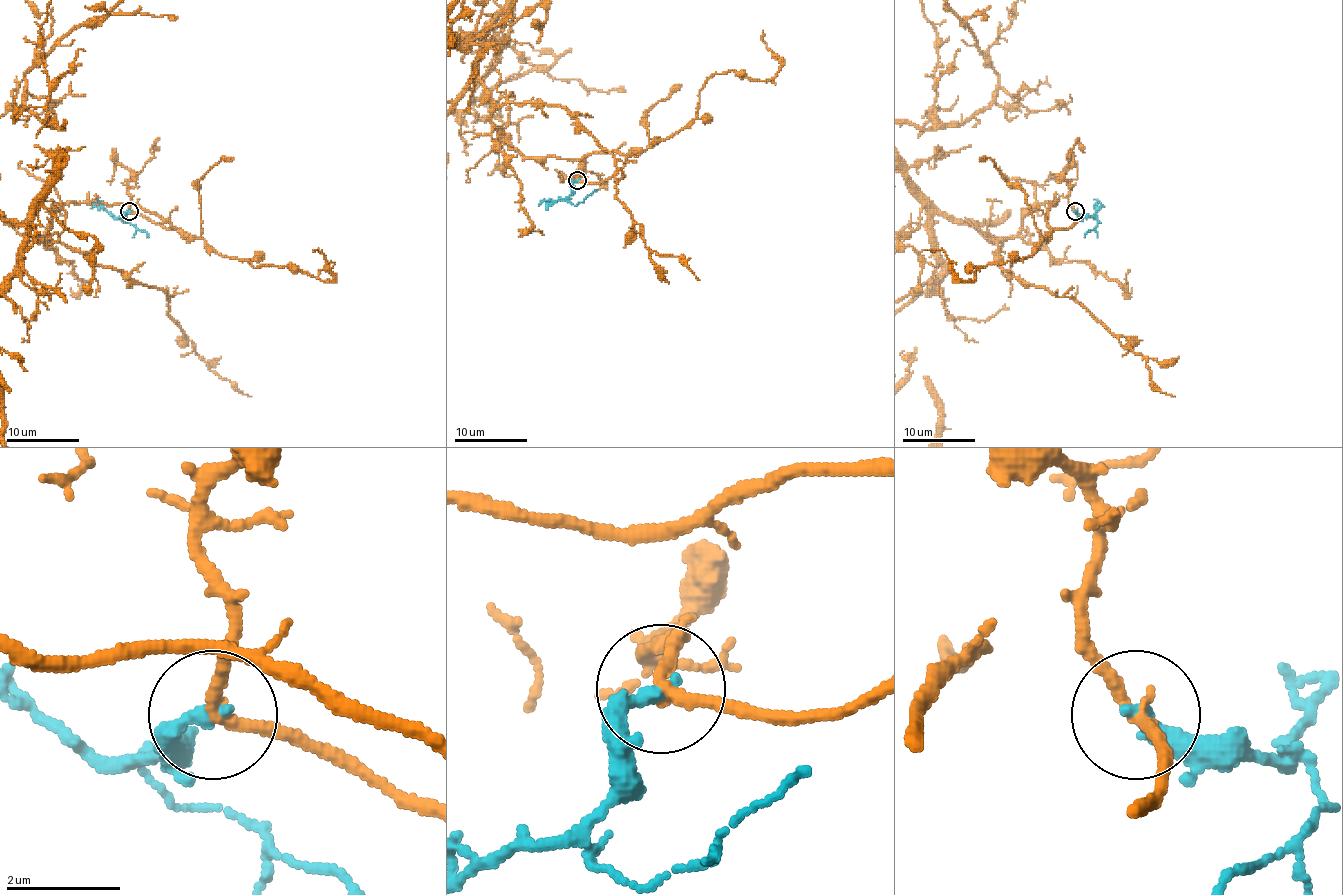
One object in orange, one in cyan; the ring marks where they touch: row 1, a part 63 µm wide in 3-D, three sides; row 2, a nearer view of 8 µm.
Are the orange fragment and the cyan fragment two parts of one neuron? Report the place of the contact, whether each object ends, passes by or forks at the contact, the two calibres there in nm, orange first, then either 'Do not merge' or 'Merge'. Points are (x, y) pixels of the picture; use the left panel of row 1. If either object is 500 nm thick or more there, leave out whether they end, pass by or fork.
Place: (129, 211). At the ring orange passes by. At the ring cyan ends. Thickness 220 nm (orange) against 280 nm. Do not merge

